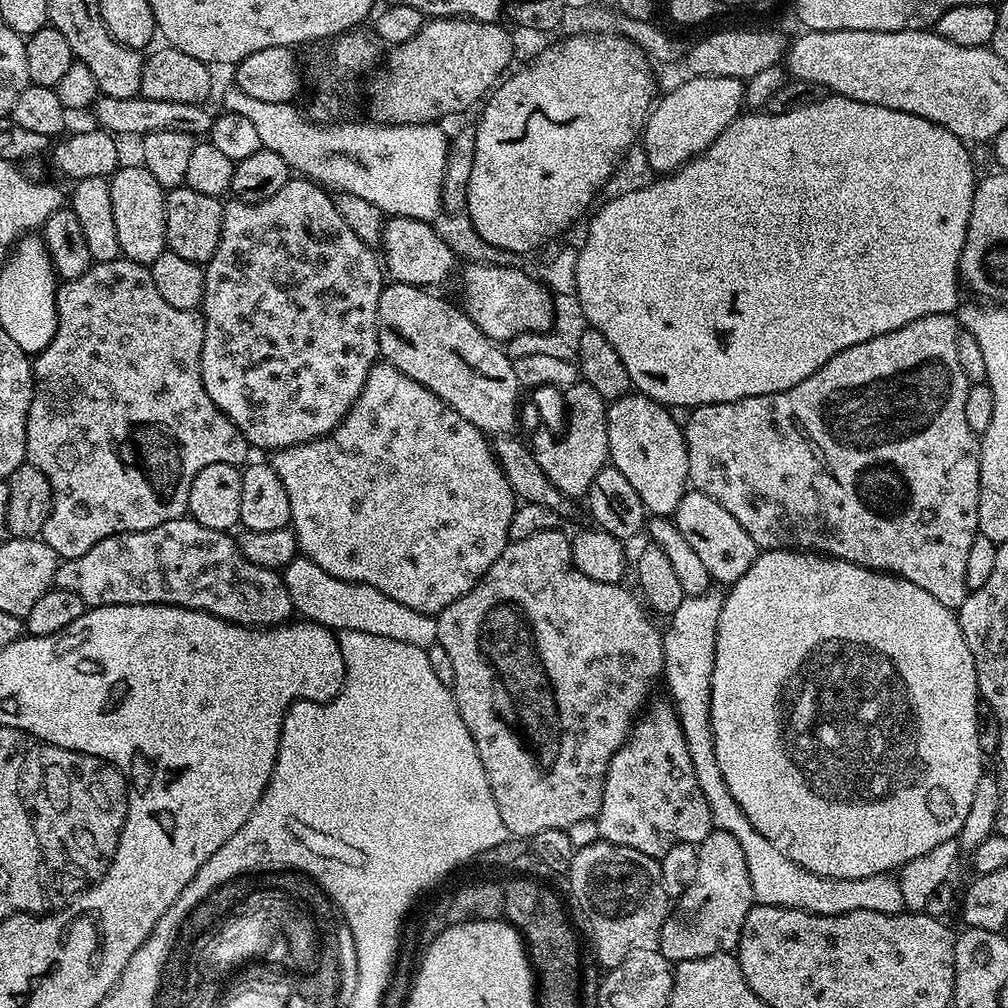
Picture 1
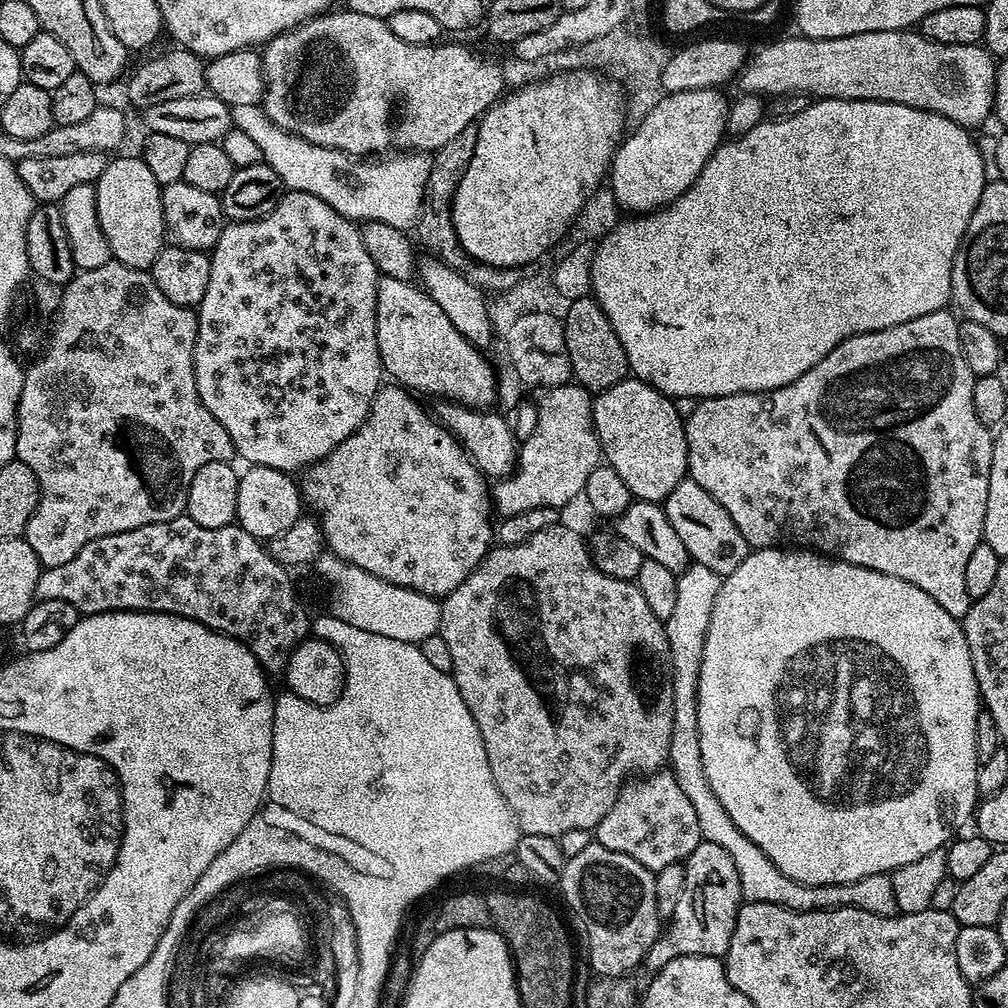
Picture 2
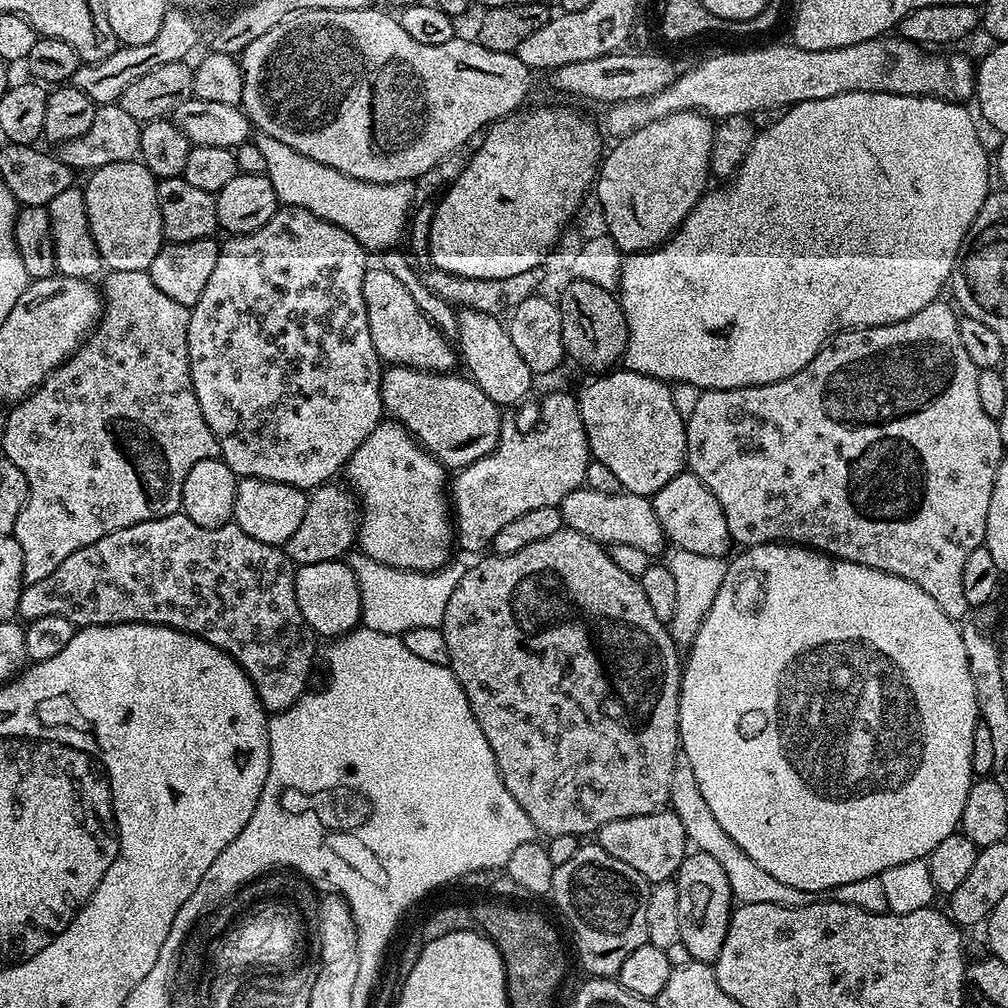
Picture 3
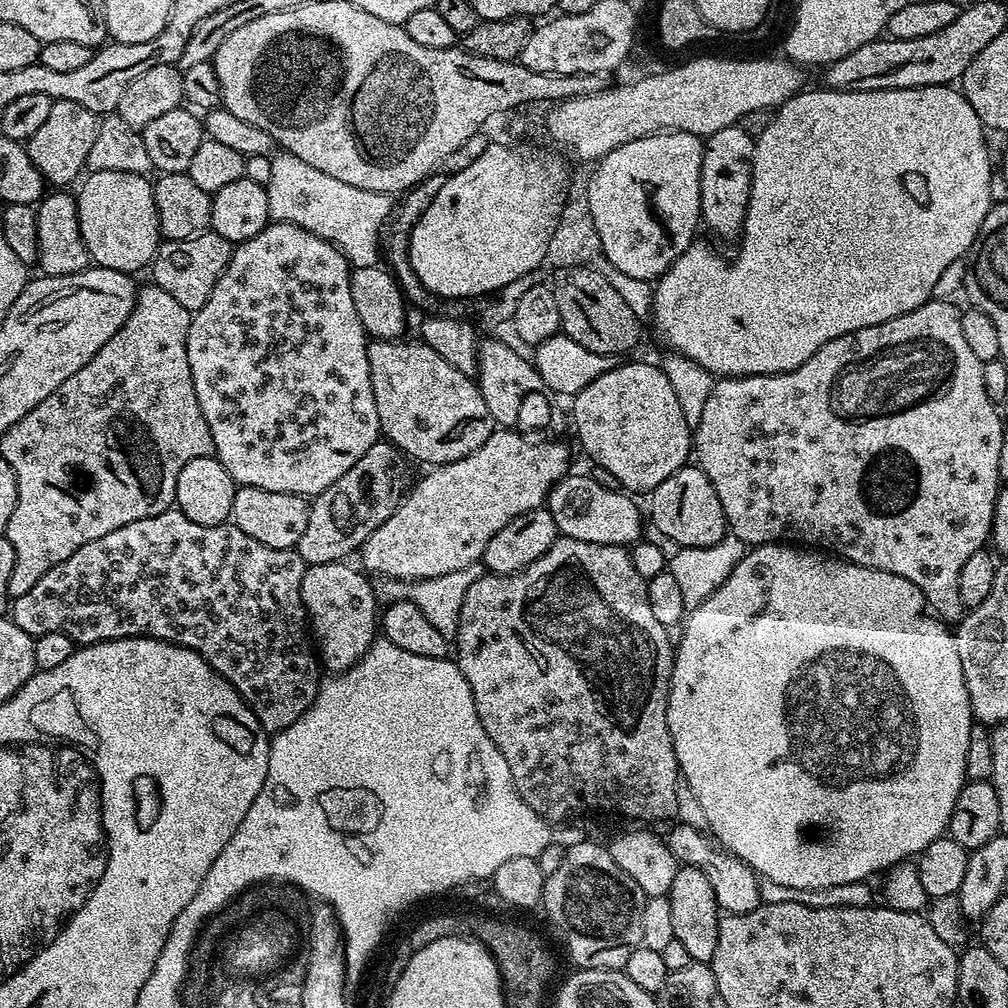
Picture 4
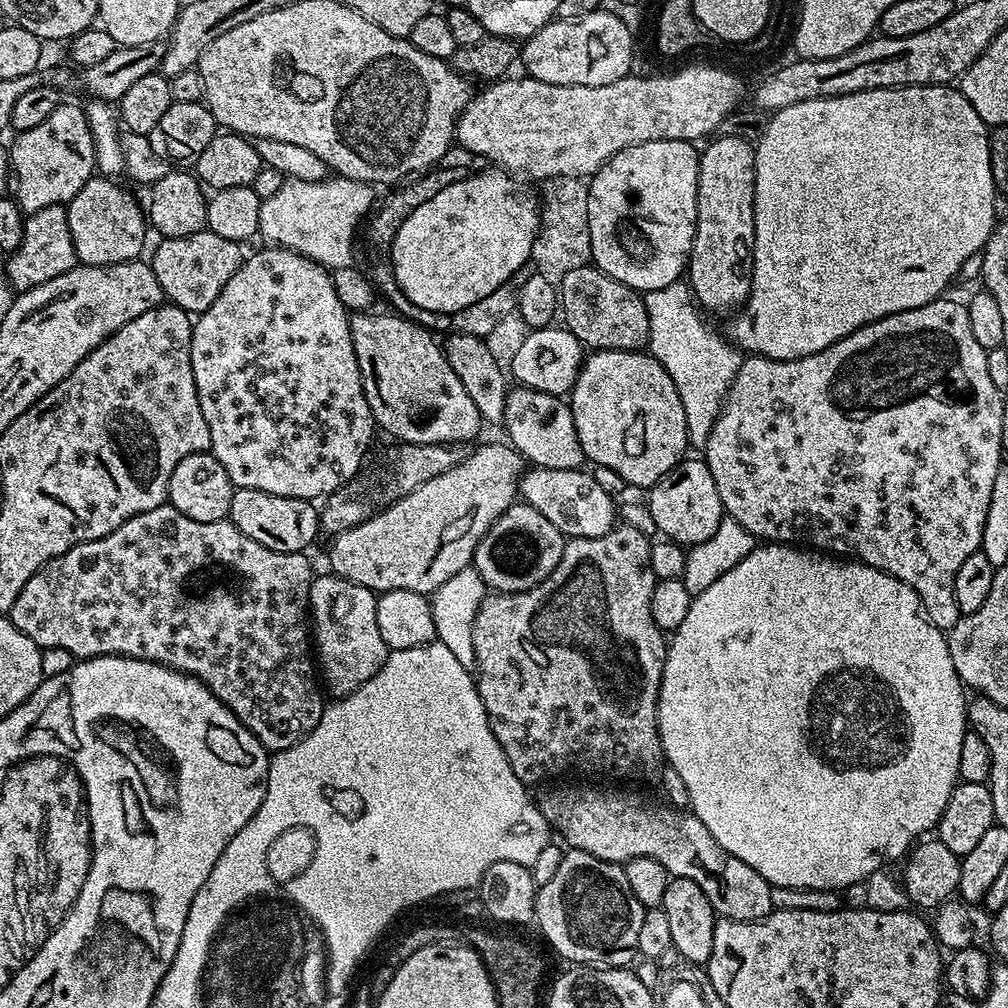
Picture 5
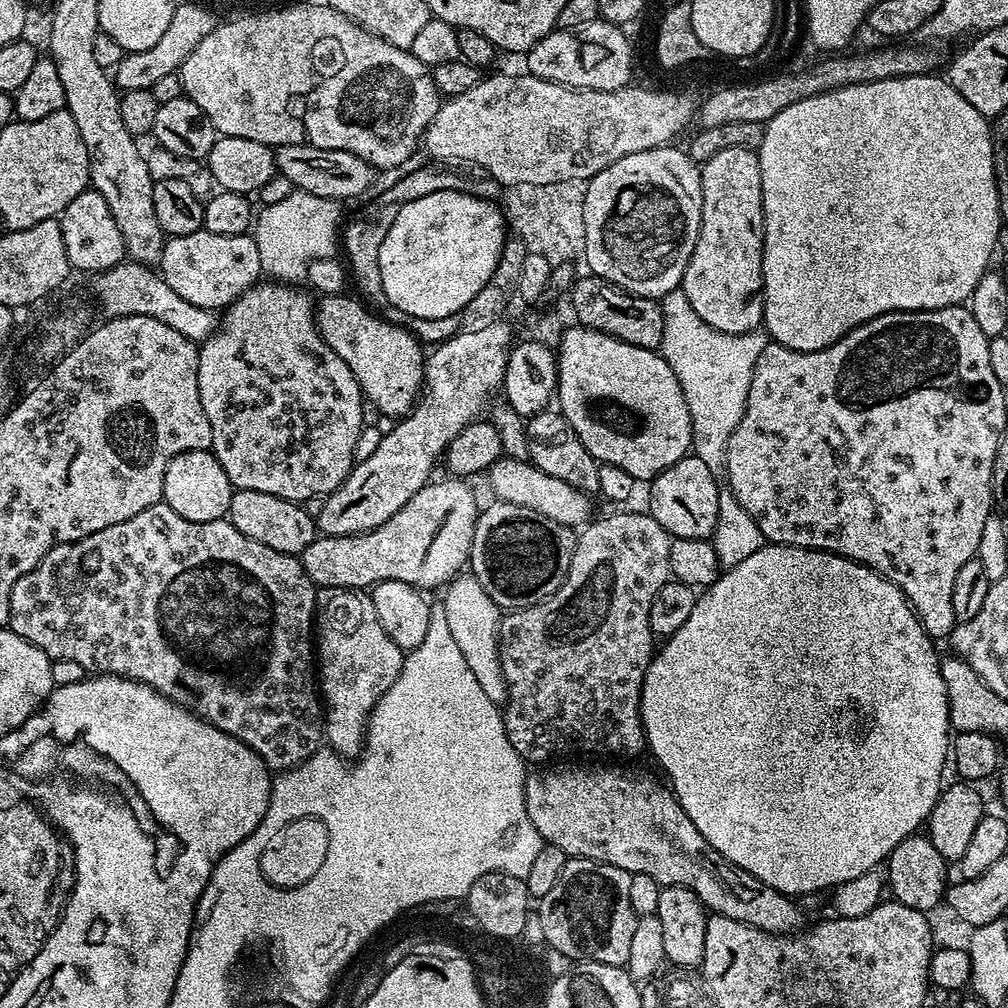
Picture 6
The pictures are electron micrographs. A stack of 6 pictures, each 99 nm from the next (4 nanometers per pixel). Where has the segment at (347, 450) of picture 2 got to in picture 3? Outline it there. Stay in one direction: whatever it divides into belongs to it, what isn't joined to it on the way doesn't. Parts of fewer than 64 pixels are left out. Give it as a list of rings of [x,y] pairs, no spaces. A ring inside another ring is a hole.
[[[391,418],[381,419],[378,426],[354,450],[348,460],[347,483],[358,497],[360,522],[358,525],[359,551],[384,563],[388,567],[401,568],[406,571],[432,573],[449,563],[448,551],[454,548],[454,524],[450,519],[450,496],[446,491],[444,475],[446,469],[419,442],[403,428],[398,421]]]

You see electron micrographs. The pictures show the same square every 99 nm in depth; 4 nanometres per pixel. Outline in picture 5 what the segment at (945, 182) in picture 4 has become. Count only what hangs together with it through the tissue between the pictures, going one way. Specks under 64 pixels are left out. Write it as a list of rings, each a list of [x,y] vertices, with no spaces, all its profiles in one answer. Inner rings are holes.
[[[919,84],[918,86],[906,86],[905,88],[879,88],[878,90],[866,90],[855,92],[845,96],[834,98],[822,98],[810,102],[794,102],[794,106],[786,106],[782,110],[771,113],[766,130],[760,140],[755,141],[756,149],[756,189],[754,190],[754,230],[756,231],[756,249],[754,250],[754,262],[752,263],[752,295],[748,297],[744,307],[739,309],[731,317],[732,325],[729,326],[727,335],[733,345],[739,346],[745,353],[754,356],[765,356],[771,360],[797,360],[810,354],[818,354],[818,350],[826,350],[834,342],[854,334],[862,326],[866,326],[875,320],[886,318],[890,314],[898,314],[906,310],[914,310],[918,306],[926,306],[931,300],[939,300],[945,295],[948,283],[964,268],[964,263],[977,254],[983,253],[984,244],[990,238],[994,227],[992,220],[992,196],[994,197],[994,148],[990,143],[990,128],[982,118],[970,106],[970,102],[960,93],[959,87],[947,84]]]

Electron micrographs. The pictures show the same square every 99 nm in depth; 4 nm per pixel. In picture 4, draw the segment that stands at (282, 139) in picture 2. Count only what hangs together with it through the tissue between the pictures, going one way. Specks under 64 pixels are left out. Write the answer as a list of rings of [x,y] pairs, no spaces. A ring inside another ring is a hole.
[[[283,150],[277,151],[272,156],[270,182],[266,187],[268,215],[273,221],[302,226],[302,230],[310,230],[310,234],[318,234],[318,238],[329,240],[333,246],[343,252],[352,268],[377,266],[380,256],[380,231],[383,230],[384,223],[392,212],[393,197],[389,193],[358,190],[358,186],[338,182],[338,178],[330,178],[330,174],[322,174],[322,170],[314,170],[314,166],[302,162],[302,158]]]

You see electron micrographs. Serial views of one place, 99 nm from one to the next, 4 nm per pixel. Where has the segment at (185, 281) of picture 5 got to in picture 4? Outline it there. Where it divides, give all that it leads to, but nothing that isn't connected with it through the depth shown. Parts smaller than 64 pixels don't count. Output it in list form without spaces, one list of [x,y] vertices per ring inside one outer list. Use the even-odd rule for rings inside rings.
[[[211,230],[185,240],[164,240],[150,265],[151,283],[166,290],[166,294],[186,306],[188,312],[202,310],[214,290],[214,282],[222,278],[222,270],[226,270],[230,262],[233,247],[230,241]]]

